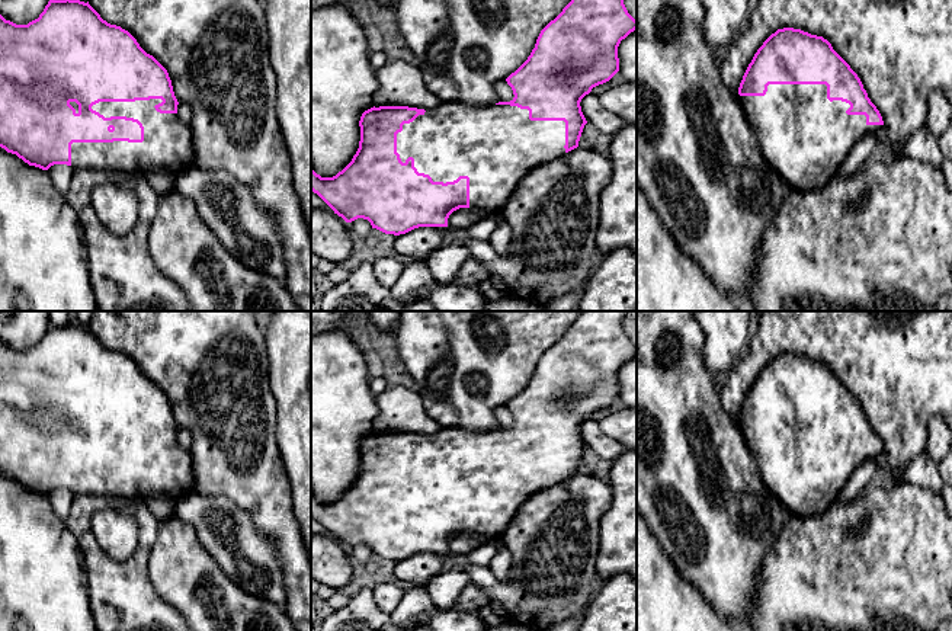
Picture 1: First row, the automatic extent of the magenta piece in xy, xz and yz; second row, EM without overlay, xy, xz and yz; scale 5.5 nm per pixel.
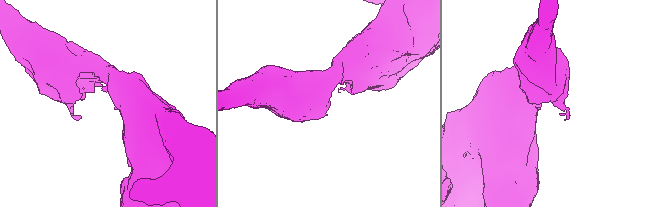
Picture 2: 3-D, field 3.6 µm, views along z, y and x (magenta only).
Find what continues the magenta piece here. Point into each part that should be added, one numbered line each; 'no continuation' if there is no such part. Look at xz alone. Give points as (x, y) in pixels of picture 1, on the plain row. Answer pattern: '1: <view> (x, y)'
1: xz (496, 471)

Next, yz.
1: yz (801, 460)

